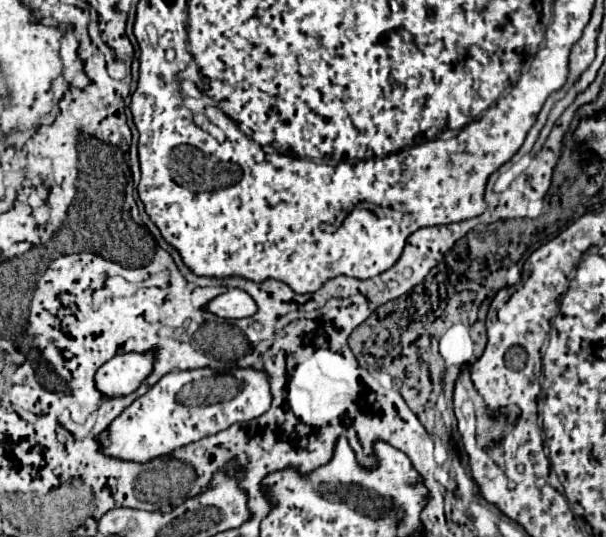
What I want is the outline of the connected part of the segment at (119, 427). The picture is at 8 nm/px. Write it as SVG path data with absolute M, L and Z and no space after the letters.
M233 367L229 371L191 369L167 373L143 397L129 405L105 433L99 435L101 451L123 461L151 461L183 445L215 435L233 423L245 423L263 415L271 407L267 373L253 367Z

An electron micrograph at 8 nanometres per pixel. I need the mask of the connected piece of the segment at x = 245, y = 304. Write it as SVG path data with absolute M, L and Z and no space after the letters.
M229 289L227 293L215 297L207 309L223 319L241 319L241 317L251 317L257 311L255 301L247 291L243 289Z

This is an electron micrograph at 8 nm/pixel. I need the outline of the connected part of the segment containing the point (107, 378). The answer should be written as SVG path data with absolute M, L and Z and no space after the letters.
M155 351L123 353L109 359L95 375L97 389L107 397L133 393L155 367Z

